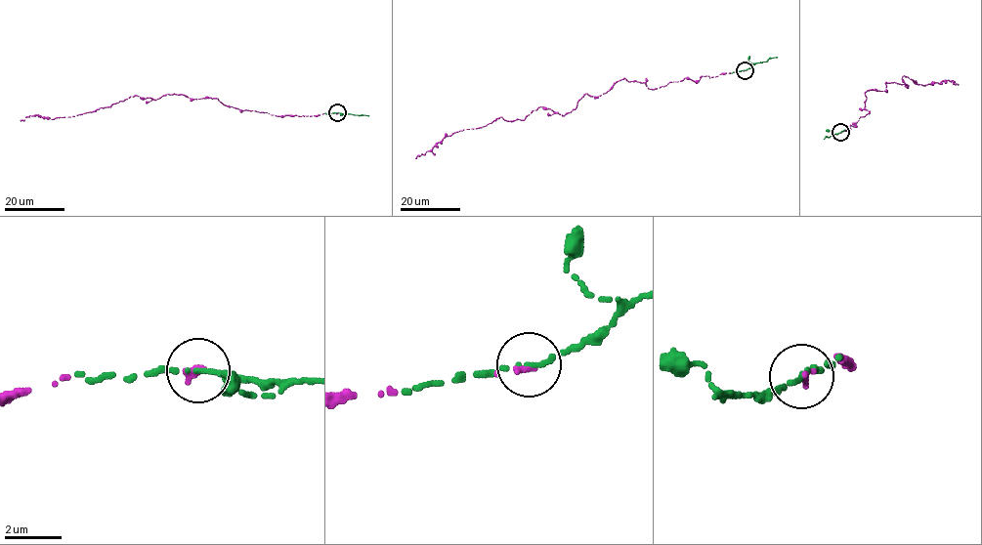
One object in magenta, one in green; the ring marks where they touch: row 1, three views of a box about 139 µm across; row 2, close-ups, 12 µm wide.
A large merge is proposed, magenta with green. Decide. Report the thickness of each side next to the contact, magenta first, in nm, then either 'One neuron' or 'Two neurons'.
Thickness 240 nm (magenta) against 180 nm. One neuron

